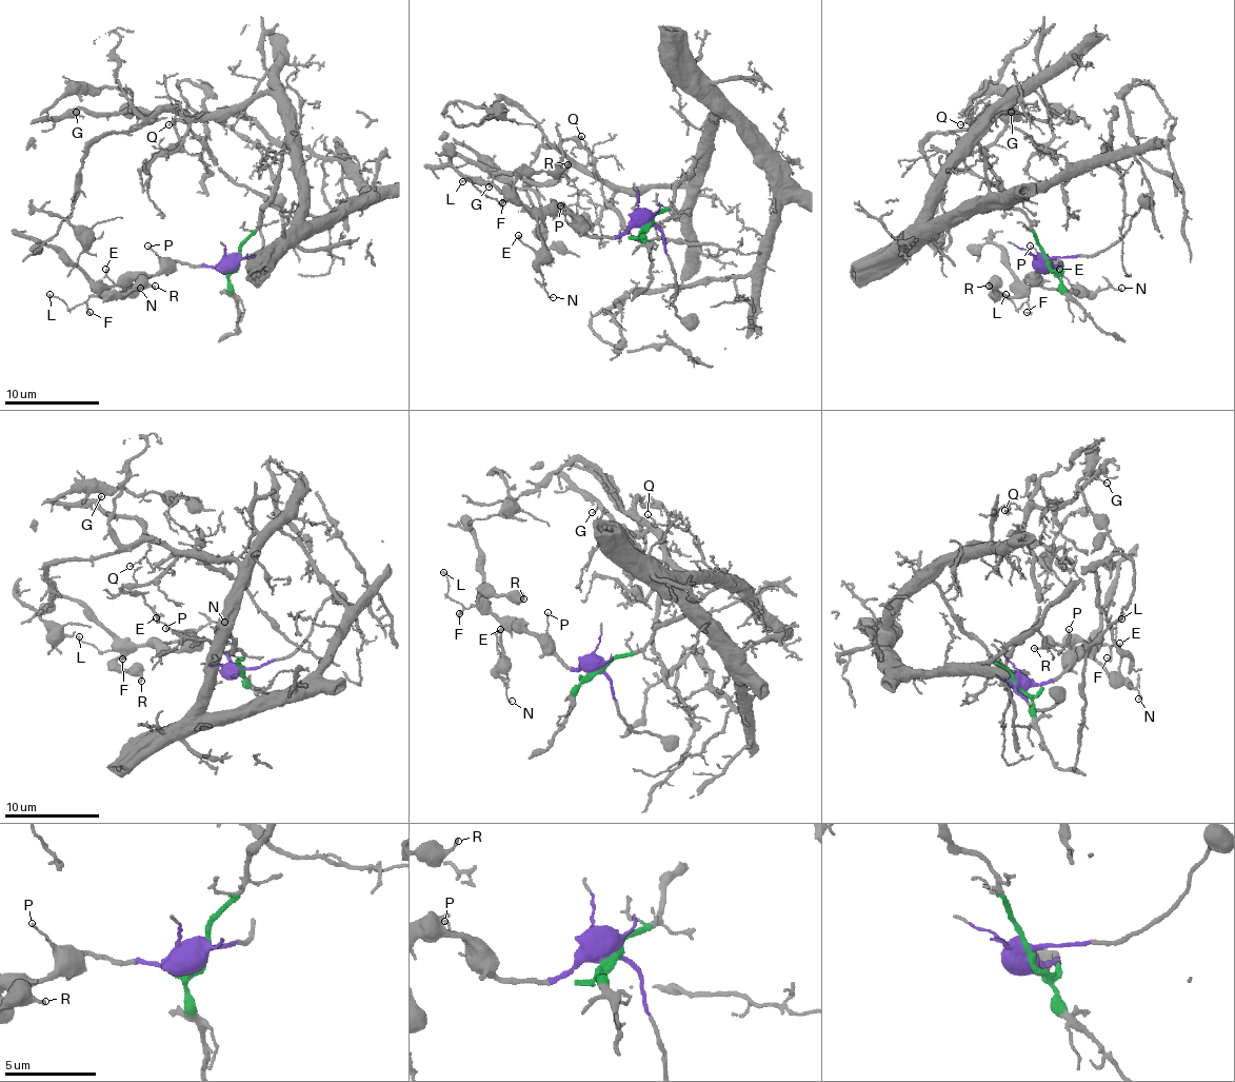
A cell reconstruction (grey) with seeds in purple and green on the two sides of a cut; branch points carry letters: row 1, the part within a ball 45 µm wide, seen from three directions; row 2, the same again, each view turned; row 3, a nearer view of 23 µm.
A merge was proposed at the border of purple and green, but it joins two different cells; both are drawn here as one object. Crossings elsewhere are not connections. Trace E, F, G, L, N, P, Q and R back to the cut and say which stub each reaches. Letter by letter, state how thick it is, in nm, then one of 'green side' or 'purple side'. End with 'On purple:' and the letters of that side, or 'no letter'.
E: 180 nm thick; purple side
F: 150 nm thick; purple side
G: 120 nm thick; green side
L: 130 nm thick; purple side
N: 110 nm thick; purple side
P: 100 nm thick; purple side
Q: 110 nm thick; green side
R: 180 nm thick; purple side
On purple: E, F, L, N, P, R

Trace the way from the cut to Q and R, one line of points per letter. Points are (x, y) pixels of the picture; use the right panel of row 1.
Q: (1047, 260), (1031, 220), (1007, 203), (978, 141), (978, 128), (1009, 94), (1009, 116), (980, 103), (959, 125)
R: (1047, 260), (1061, 266), (1056, 262), (1037, 275), (1023, 291), (1014, 296), (1002, 296), (988, 287)

